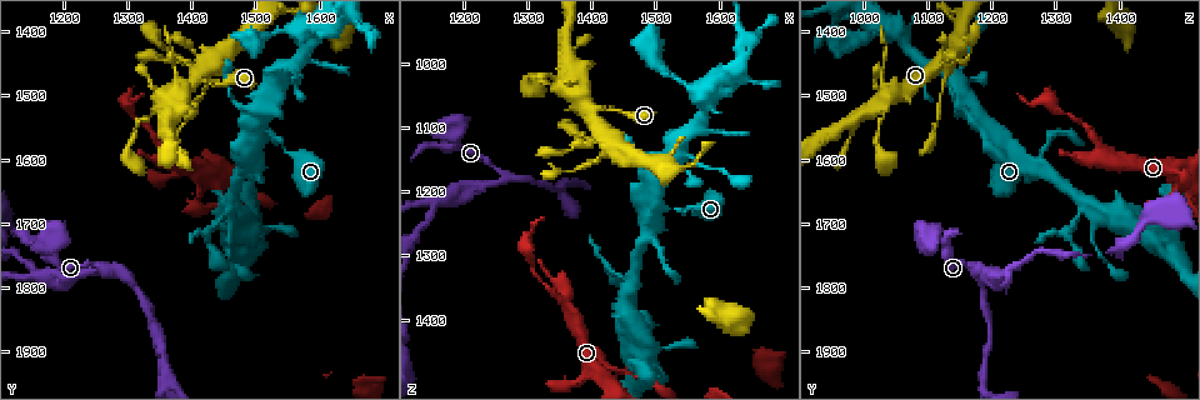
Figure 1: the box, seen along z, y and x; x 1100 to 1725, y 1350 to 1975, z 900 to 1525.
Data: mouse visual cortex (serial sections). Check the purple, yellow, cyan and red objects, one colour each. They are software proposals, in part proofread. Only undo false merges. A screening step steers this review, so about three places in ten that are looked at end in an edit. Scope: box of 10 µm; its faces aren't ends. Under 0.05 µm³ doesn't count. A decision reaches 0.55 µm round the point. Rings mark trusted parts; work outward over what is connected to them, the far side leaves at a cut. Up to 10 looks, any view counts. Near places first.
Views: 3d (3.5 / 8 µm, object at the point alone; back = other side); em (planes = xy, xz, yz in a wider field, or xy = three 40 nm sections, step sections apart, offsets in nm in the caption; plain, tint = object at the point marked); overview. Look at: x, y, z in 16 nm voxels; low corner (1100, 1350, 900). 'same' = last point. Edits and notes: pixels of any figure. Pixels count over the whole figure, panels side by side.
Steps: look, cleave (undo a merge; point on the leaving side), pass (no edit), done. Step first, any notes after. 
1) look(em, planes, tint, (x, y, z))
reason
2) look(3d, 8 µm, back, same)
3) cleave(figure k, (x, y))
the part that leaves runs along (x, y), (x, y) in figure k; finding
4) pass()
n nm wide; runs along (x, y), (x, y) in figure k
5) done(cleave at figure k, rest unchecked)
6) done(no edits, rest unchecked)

look(3d, 3.5 µm, (1435, 1450, 1125))
four arms meet

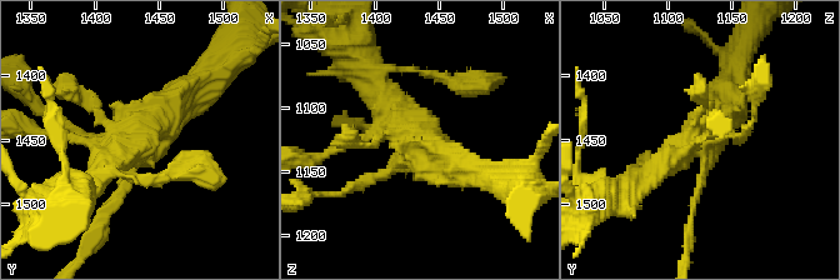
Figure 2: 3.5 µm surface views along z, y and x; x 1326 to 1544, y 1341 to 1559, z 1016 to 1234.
pass()
runs along (380, 74), (419, 141), (473, 173) in figure 2; continuous, no second cell

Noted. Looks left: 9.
look(3d, 3.5 µm, (1365, 1595, 1390))

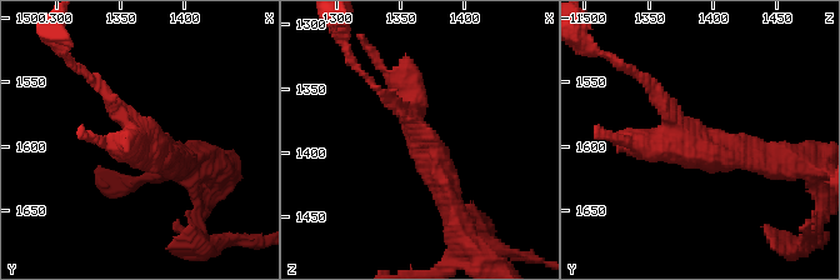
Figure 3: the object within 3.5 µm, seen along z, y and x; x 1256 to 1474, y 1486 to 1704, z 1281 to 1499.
look(em, xy, step 2, tint, (1364, 1600, 1386))
now the EM

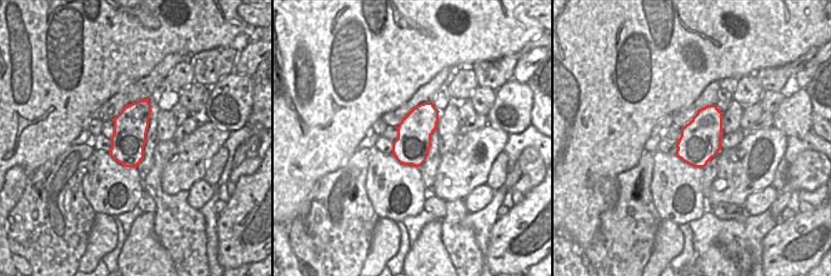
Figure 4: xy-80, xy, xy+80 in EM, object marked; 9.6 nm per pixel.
pass()
runs along (451, 201), (413, 119), (374, 86) in figure 3; continuous, no second cell

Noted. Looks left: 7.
look(3d, 3.5 µm, (1425, 1730, 1325))

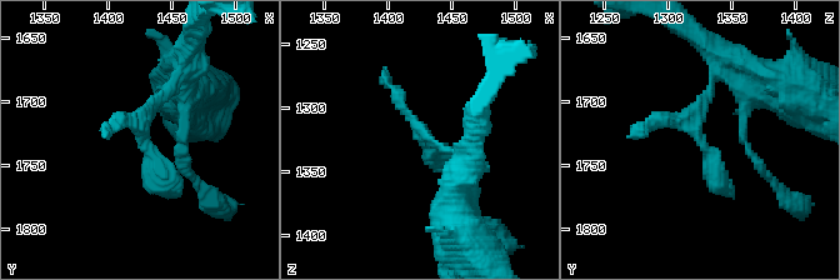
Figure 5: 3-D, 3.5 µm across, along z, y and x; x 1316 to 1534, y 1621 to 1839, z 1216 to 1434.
look(em, xy, step 3, tint, (1424, 1728, 1326))
shape alone is not enough

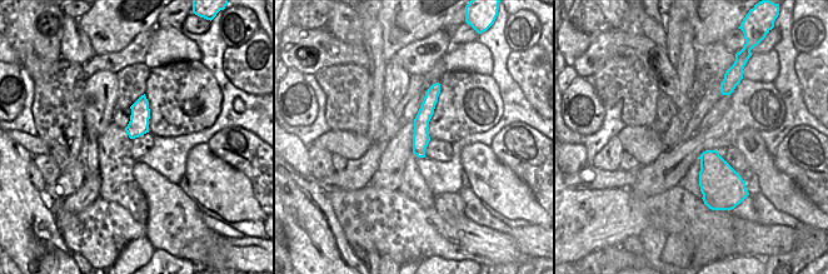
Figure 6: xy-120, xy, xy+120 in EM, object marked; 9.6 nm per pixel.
pass()
runs along (186, 58), (140, 131), (175, 196) in figure 5; continuous, no second cell

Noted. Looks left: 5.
look(3d, 8 µm, back, (1310, 1550, 1025))
sharp bend

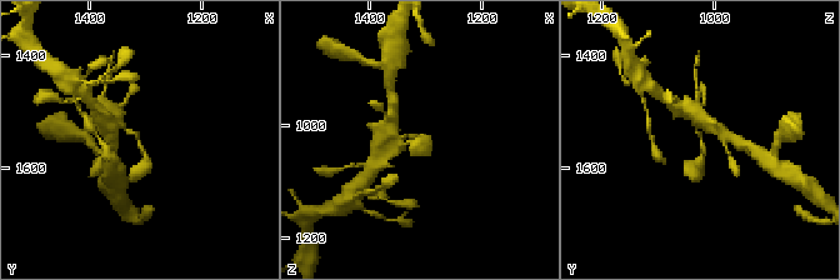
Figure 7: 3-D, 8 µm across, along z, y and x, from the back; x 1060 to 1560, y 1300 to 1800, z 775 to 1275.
look(em, xy, step 1, tint, same)

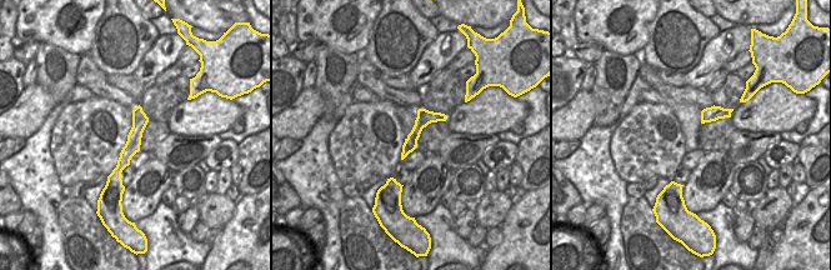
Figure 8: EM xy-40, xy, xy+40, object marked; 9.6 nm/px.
pass()
arms of 200, 200 nm; runs along (139, 110), (119, 185) in figure 8; all the same cell

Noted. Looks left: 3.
done(no edits, rest unchecked)

